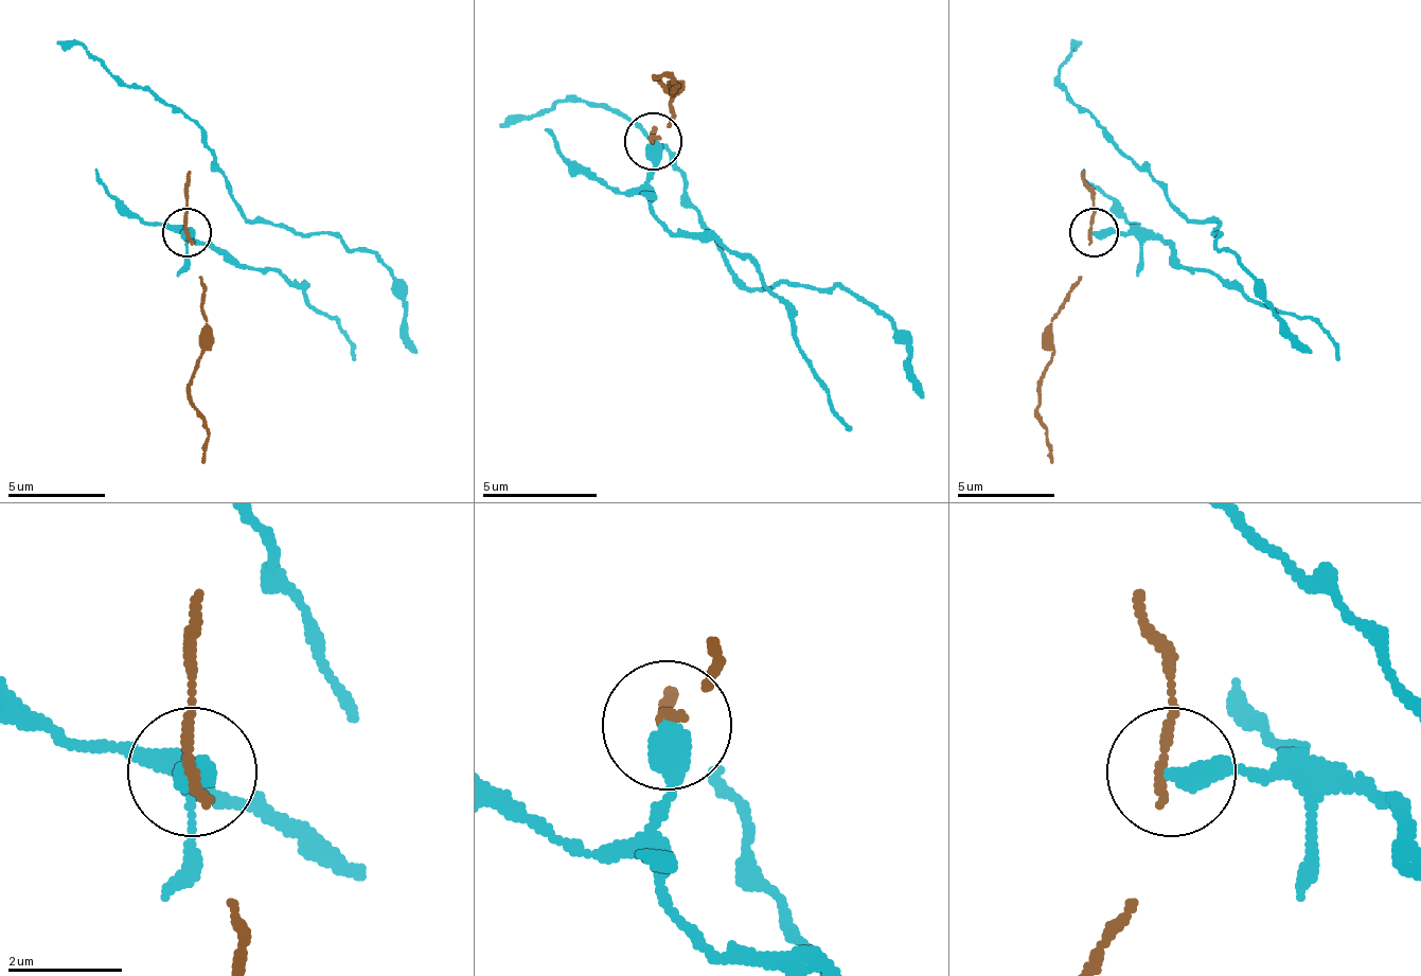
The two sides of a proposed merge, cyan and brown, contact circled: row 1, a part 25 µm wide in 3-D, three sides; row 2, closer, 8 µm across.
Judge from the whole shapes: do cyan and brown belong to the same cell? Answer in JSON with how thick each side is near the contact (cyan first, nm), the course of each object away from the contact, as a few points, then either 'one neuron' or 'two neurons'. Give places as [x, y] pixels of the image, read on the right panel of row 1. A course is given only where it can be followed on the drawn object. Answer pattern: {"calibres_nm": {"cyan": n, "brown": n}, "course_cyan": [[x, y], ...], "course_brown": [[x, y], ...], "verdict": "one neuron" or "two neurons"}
{"calibres_nm": {"cyan": 480, "brown": 190}, "course_cyan": [[1091, 233], [1156, 233], [1175, 248], [1185, 218], [1146, 170], [1063, 91], [1058, 67], [1072, 42], [1082, 42]], "course_brown": [[1091, 233], [1078, 287], [1052, 322], [1052, 351], [1038, 386], [1038, 405], [1052, 464]], "verdict": "two neurons"}

